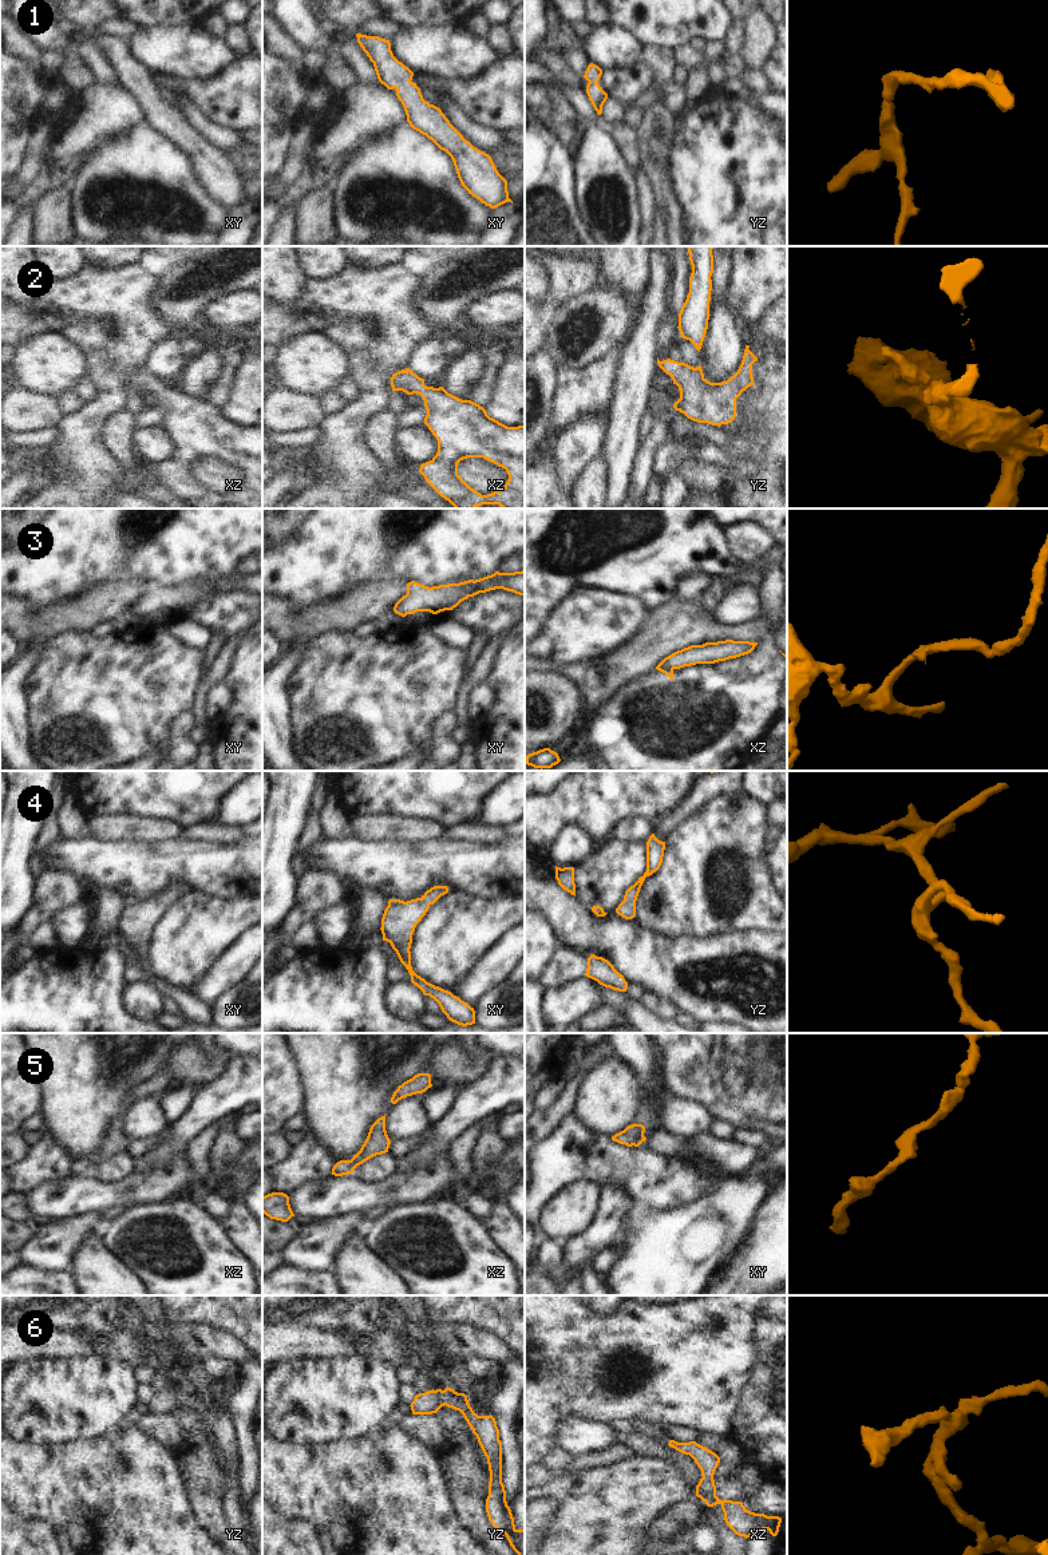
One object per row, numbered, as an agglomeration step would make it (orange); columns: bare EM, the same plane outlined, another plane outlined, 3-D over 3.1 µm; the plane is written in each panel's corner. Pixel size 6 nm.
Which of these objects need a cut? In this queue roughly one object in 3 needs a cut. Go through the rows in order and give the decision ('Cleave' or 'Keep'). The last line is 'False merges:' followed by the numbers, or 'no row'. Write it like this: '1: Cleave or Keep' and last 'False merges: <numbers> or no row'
1: Keep
2: Keep
3: Keep
4: Keep
5: Keep
6: Keep
False merges: no row.

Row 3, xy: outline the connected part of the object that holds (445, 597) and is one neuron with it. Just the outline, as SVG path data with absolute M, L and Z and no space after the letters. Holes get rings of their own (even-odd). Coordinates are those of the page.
M525 570L514 573L495 571L475 581L468 579L432 587L411 581L407 583L407 594L395 604L394 612L402 617L416 612L438 614L444 610L452 610L468 597L495 589L525 596Z

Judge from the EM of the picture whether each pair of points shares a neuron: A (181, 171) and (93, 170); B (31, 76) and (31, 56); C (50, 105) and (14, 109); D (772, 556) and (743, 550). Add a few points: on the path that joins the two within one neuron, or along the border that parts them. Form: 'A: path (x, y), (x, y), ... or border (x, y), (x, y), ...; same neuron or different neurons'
A: path (159, 171), (114, 171); same neuron
B: border (14, 55), (38, 66); different neurons
C: border (51, 82), (40, 103), (39, 121); different neurons
D: border (772, 546), (763, 556), (744, 565); different neurons

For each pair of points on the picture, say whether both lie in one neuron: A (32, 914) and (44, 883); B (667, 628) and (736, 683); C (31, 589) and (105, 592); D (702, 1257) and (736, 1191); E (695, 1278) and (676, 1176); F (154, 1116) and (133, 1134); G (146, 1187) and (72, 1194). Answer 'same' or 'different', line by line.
A: different
B: different
C: different
D: same
E: different
F: same
G: same

